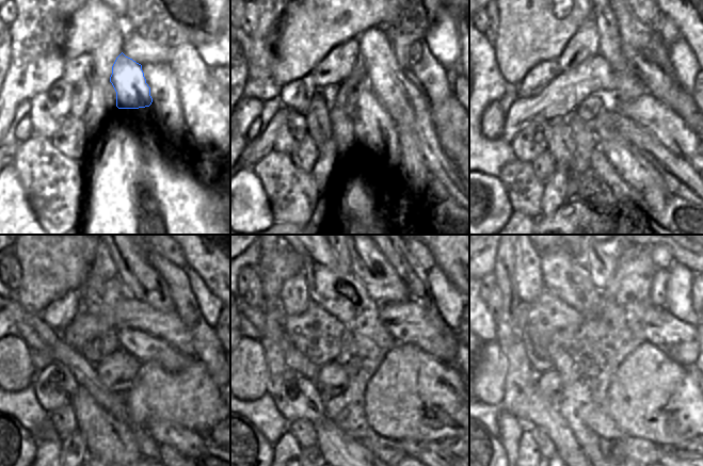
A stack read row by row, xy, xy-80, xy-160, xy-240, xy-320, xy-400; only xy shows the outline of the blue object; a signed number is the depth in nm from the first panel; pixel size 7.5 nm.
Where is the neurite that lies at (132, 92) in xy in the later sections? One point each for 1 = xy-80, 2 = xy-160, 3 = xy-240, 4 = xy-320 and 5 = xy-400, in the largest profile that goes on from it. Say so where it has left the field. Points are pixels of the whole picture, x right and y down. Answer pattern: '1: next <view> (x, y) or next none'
1: next xy-80 (373, 127)
2: next xy-160 (634, 169)
3: next xy-240 (188, 443)
4: next xy-320 (426, 451)
5: next xy-400 (664, 451)

